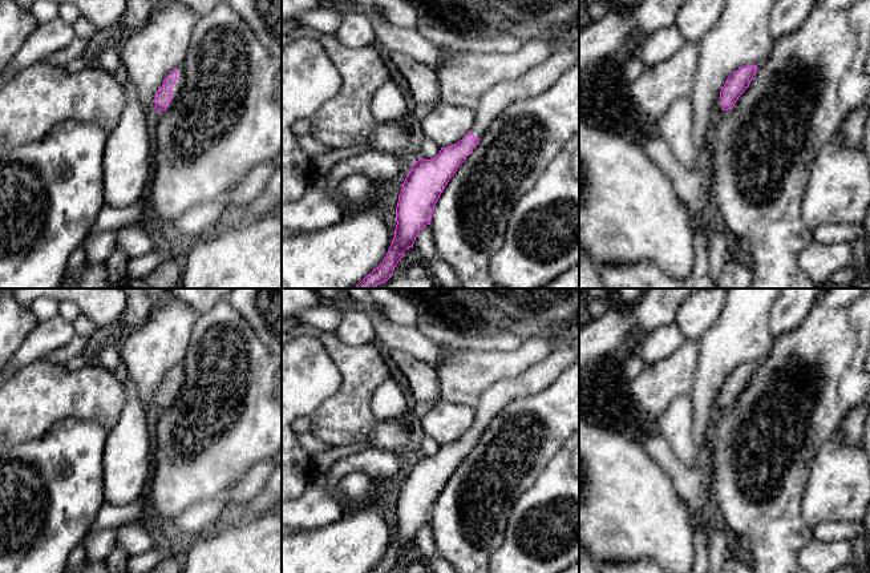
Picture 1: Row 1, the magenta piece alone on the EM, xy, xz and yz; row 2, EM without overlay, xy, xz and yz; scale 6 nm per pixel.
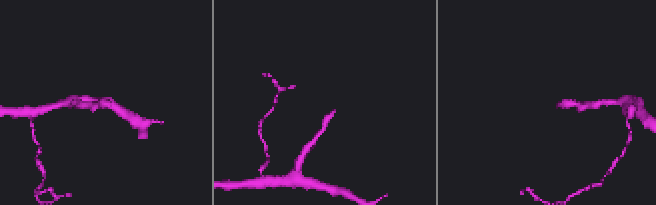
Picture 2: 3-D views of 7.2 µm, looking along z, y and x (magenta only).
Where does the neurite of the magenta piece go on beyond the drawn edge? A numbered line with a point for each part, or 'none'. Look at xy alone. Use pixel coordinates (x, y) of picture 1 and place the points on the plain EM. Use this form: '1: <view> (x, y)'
1: xy (177, 384)

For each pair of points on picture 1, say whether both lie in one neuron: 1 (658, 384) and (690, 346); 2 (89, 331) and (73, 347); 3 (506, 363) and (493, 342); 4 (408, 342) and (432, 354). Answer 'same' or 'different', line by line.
1: same
2: different
3: different
4: same

